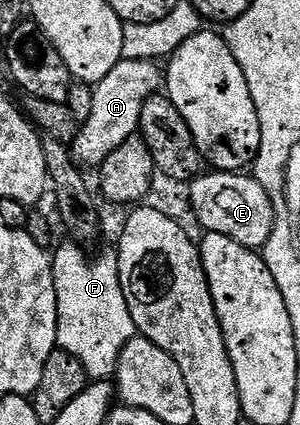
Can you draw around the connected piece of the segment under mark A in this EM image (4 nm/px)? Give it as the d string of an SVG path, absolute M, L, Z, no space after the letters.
M123 59L112 66L111 72L99 84L93 85L92 114L80 124L78 137L72 145L72 155L79 165L97 169L106 161L108 154L116 150L116 146L124 146L124 142L138 132L144 102L159 95L164 84L163 69L158 67L152 60Z

